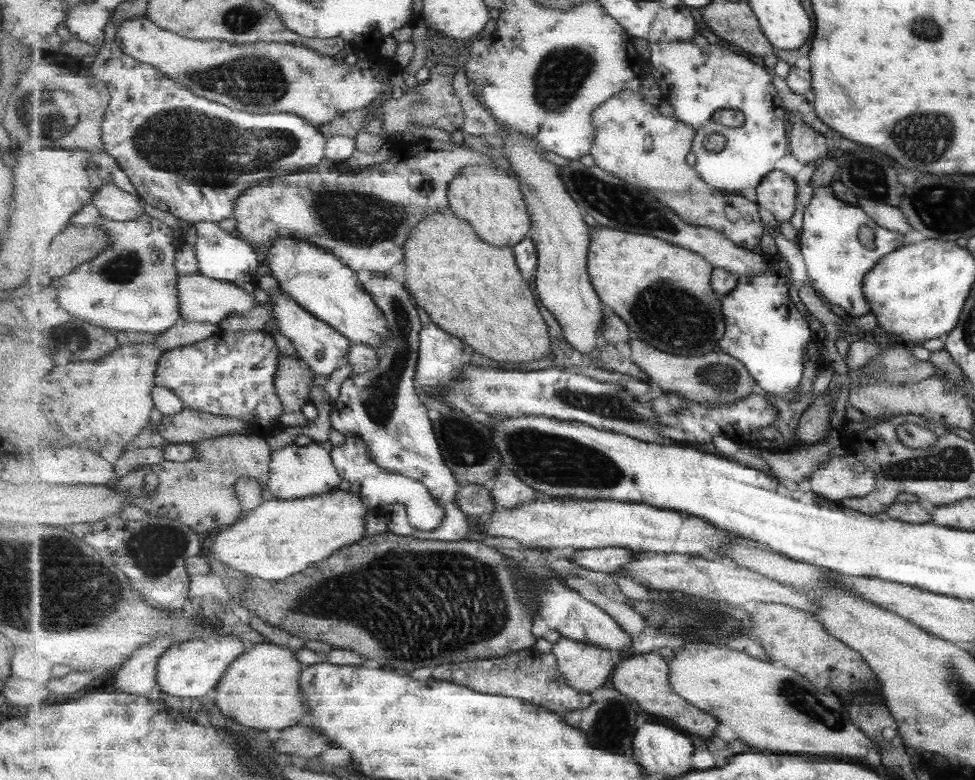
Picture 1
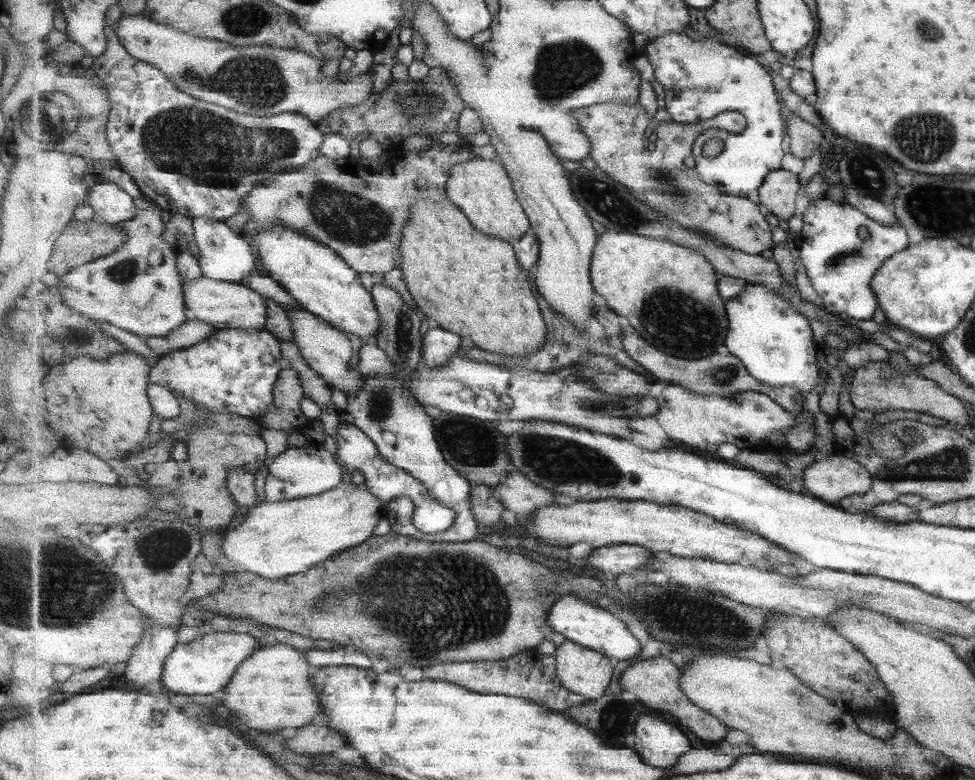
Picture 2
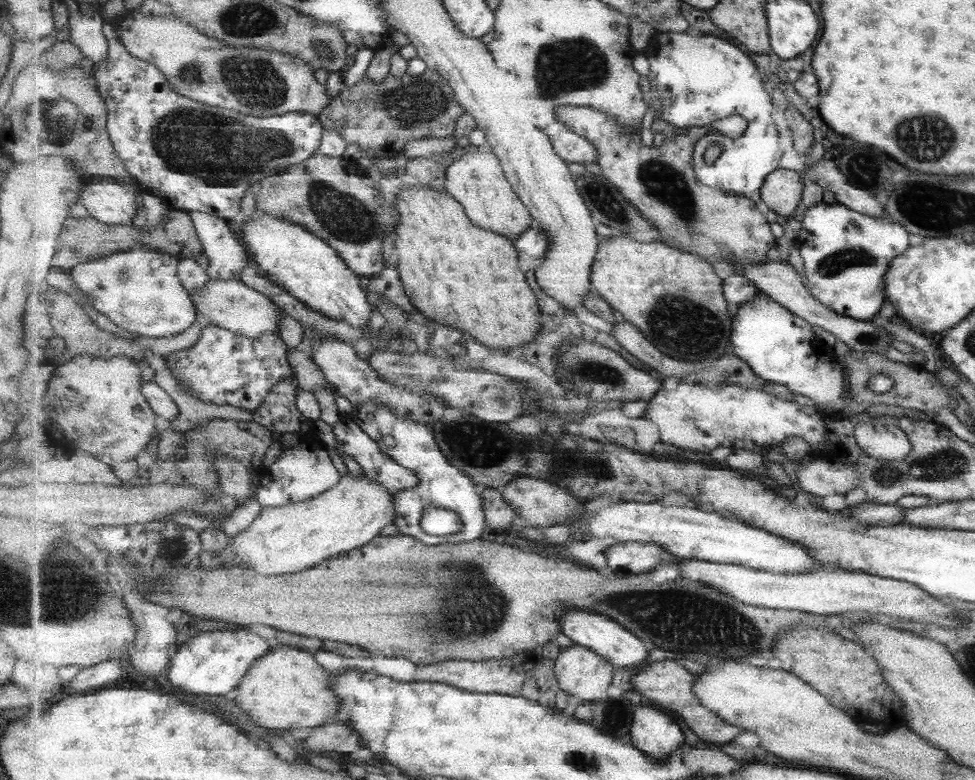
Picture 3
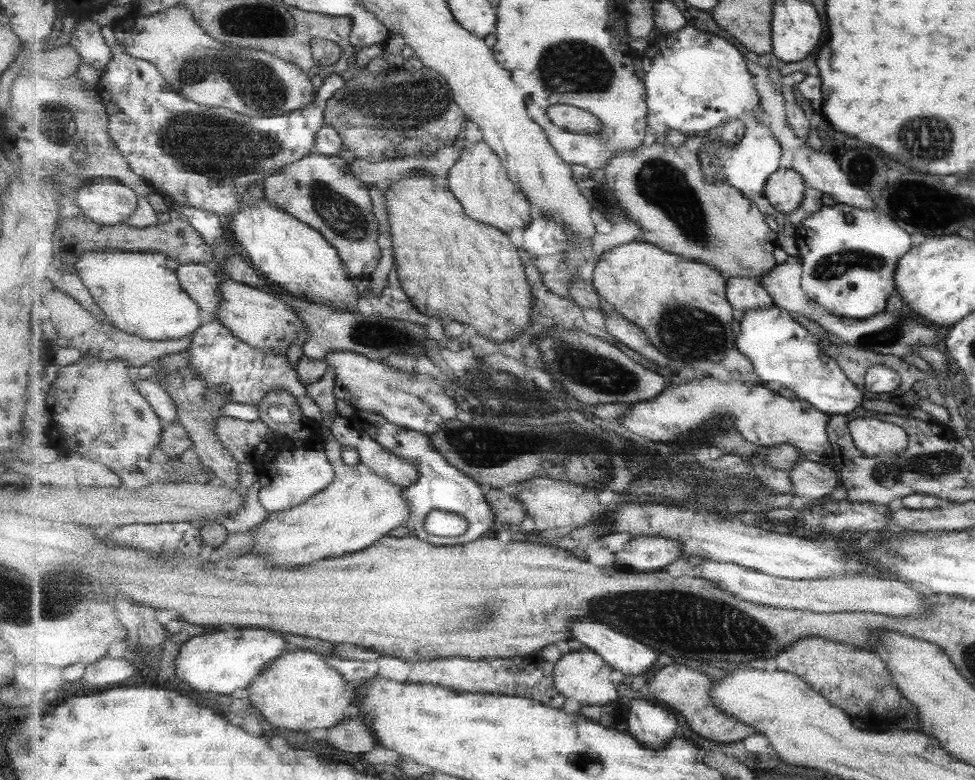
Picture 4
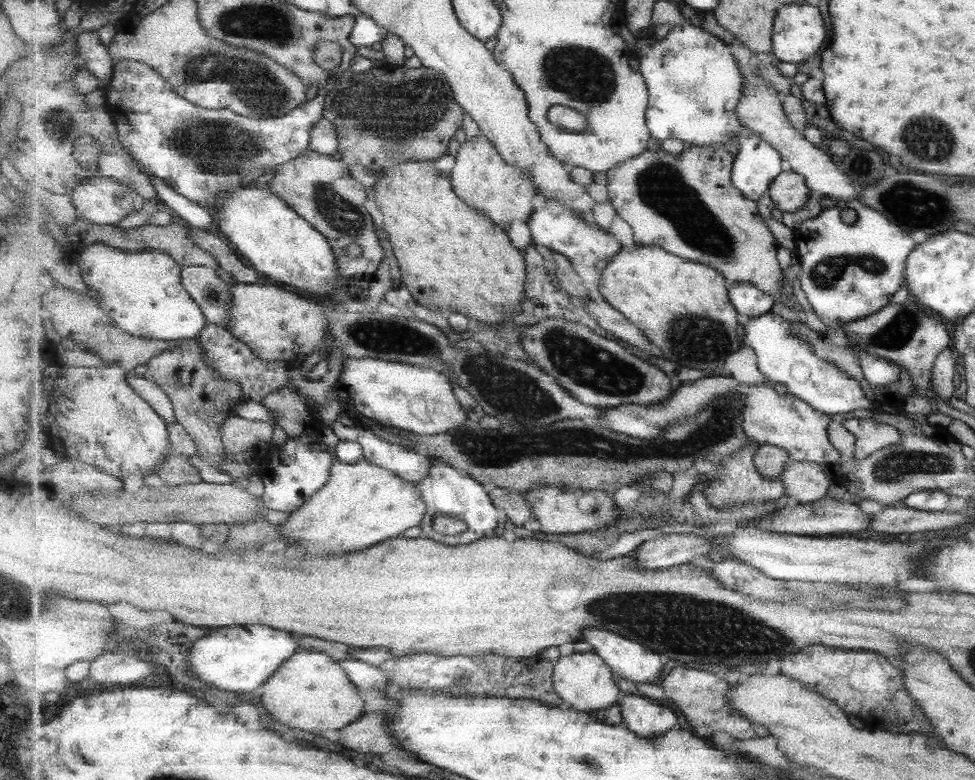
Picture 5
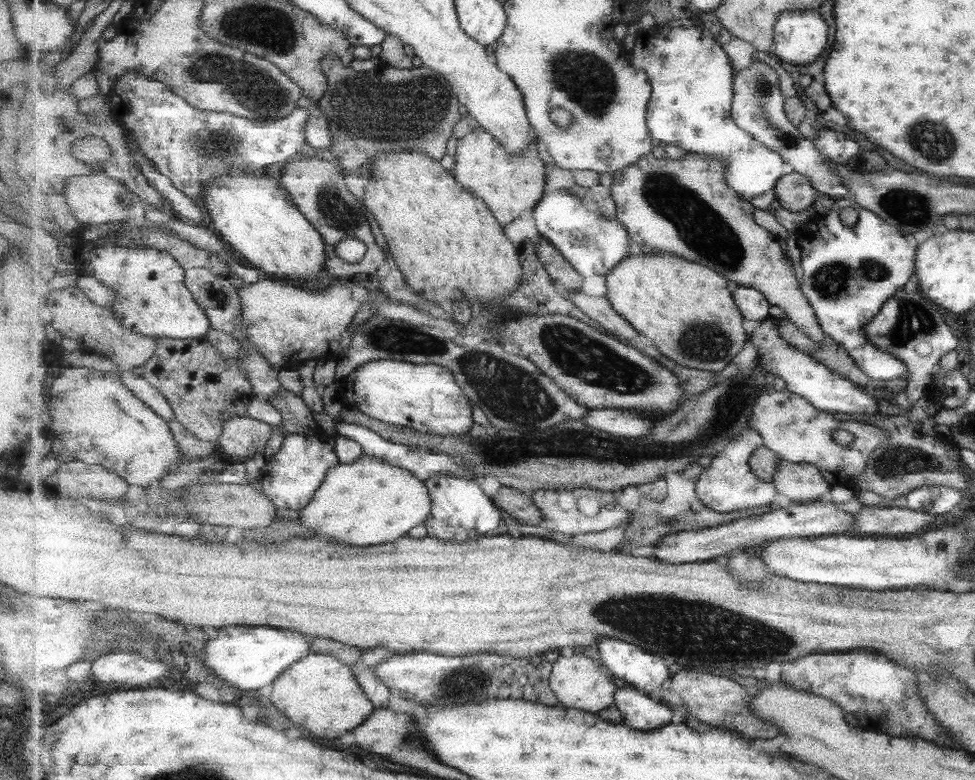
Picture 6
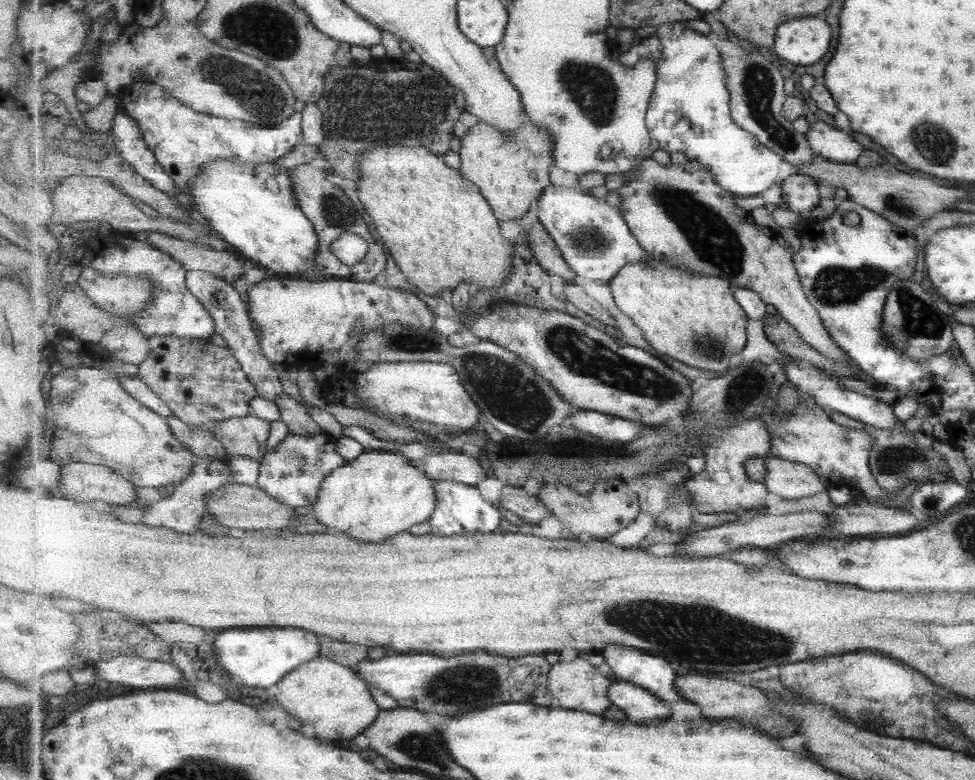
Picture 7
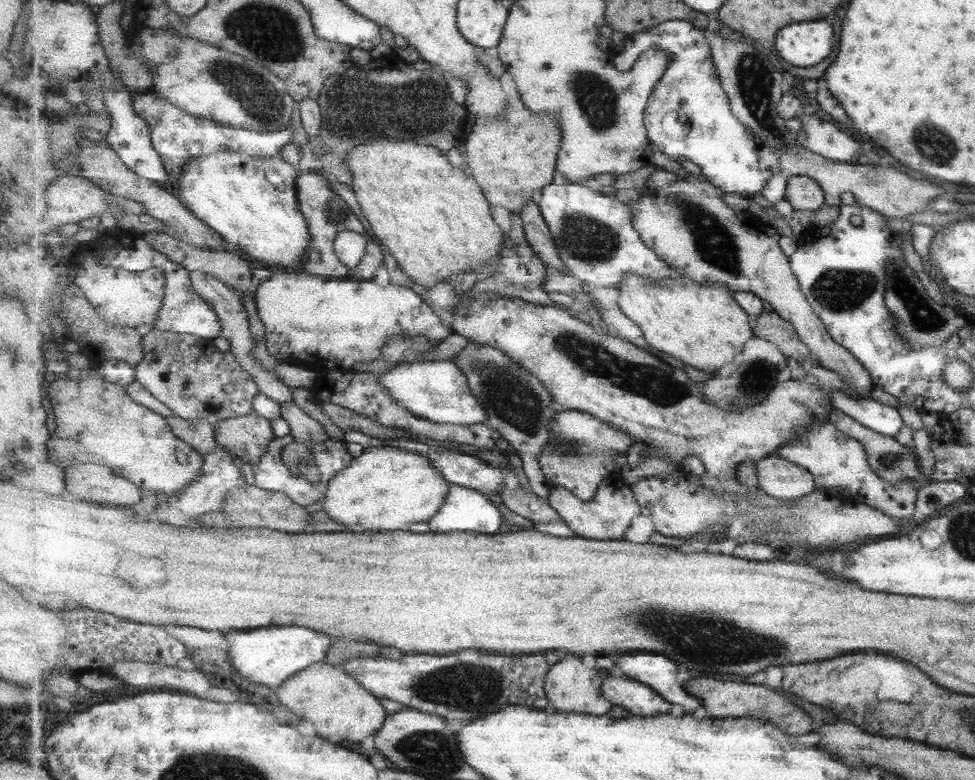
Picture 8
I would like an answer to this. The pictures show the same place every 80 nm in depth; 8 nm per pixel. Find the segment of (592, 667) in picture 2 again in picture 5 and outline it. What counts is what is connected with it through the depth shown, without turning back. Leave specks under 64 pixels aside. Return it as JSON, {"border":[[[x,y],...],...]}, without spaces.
{"border":[[[593,651],[586,654],[573,653],[561,656],[554,666],[554,689],[560,697],[579,710],[601,710],[619,704],[621,690],[619,681],[613,679],[614,670]]]}

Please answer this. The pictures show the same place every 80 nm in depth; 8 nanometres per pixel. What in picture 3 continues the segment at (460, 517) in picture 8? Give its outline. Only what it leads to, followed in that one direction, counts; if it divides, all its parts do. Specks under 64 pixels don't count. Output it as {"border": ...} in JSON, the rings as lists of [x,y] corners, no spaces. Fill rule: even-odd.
{"border":[[[375,399],[353,406],[352,417],[375,442],[379,443],[385,454],[419,477],[419,486],[402,490],[394,495],[395,507],[397,507],[395,526],[400,535],[411,536],[425,545],[439,545],[443,542],[445,544],[467,543],[481,539],[483,530],[488,528],[487,514],[483,511],[481,488],[470,475],[449,464],[449,460],[445,458],[445,454],[435,442],[434,427],[415,419],[400,417],[385,405],[380,405]],[[432,507],[457,512],[463,519],[463,527],[459,533],[451,536],[426,534],[422,527],[423,514],[427,512],[427,508]]]}

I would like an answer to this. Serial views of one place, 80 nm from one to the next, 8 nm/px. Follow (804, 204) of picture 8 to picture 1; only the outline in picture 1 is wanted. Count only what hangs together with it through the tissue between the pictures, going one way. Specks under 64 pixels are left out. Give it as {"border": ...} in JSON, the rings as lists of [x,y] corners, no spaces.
{"border":[[[775,170],[767,175],[757,188],[757,203],[761,208],[769,210],[779,222],[787,222],[796,211],[798,184],[796,180]]]}

